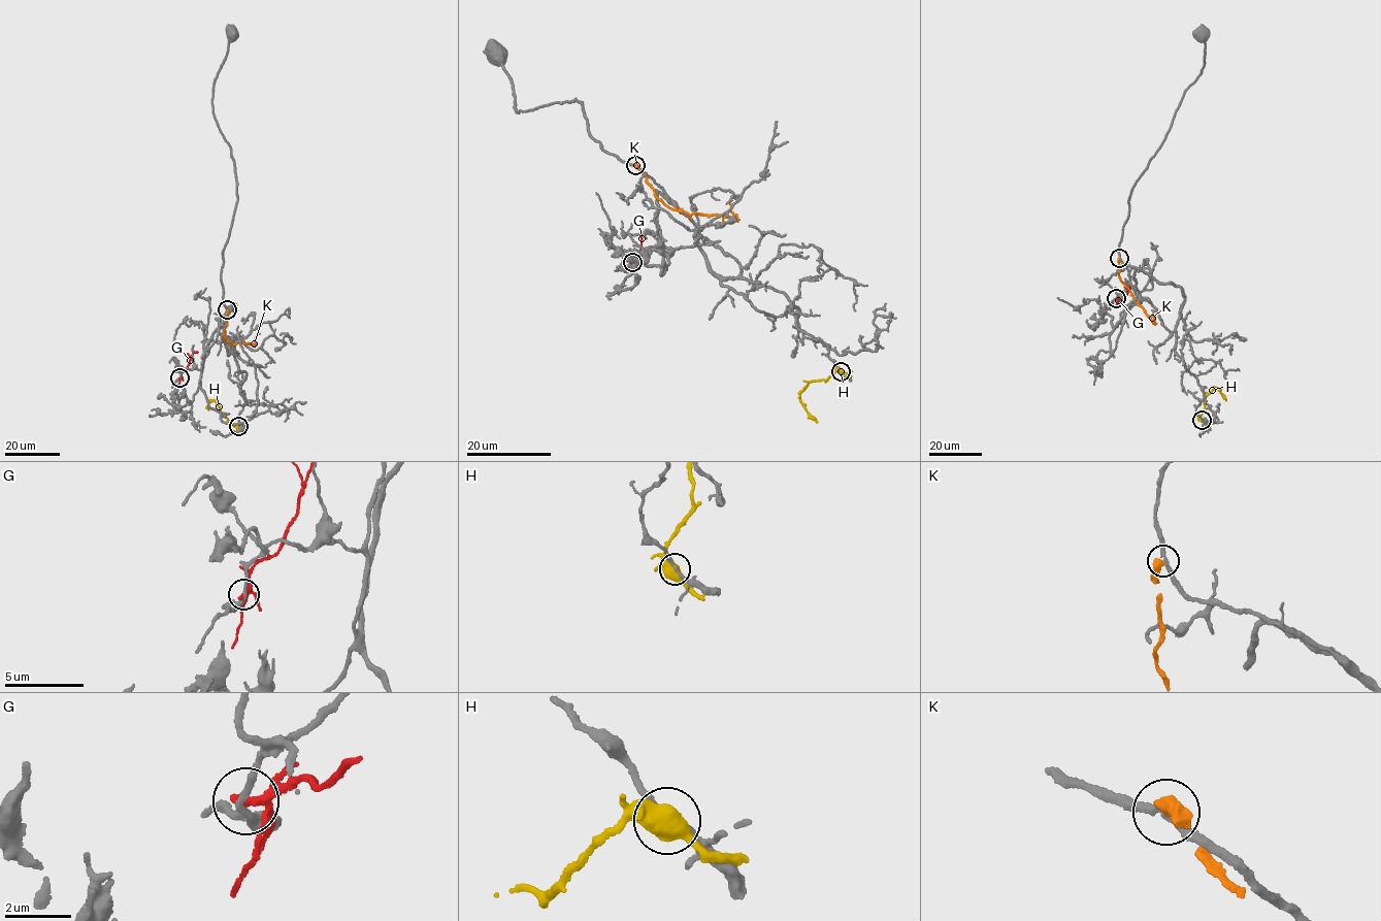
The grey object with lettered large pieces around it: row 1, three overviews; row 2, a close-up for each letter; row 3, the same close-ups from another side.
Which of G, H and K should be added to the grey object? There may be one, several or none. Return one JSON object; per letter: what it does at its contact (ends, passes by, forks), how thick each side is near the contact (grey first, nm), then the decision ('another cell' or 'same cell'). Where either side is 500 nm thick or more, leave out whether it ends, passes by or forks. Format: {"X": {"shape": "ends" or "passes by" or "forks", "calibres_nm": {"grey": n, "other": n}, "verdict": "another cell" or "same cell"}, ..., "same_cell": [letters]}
{"G": {"shape": "forks", "calibres_nm": {"grey": 190, "other": 190}, "verdict": "another cell"}, "H": {"shape": "forks", "calibres_nm": {"grey": 170, "other": 440}, "verdict": "another cell"}, "K": {"shape": "ends", "calibres_nm": {"grey": 240, "other": 400}, "verdict": "another cell"}, "same_cell": []}

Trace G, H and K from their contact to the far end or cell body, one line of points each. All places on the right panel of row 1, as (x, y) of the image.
G: (1116, 298), (1127, 294), (1128, 288), (1124, 286)
H: (1202, 420), (1206, 397), (1214, 388), (1225, 400)
K: (1120, 258), (1120, 281), (1152, 321), (1153, 313)

